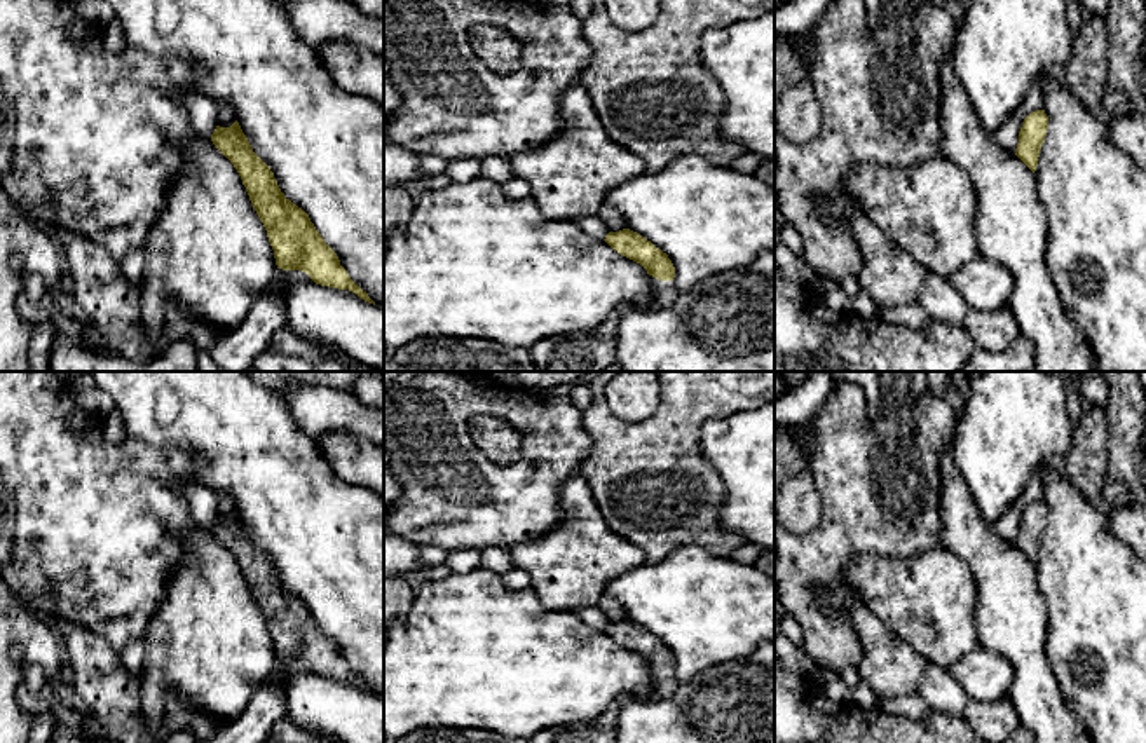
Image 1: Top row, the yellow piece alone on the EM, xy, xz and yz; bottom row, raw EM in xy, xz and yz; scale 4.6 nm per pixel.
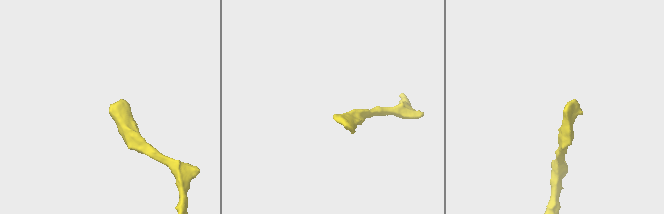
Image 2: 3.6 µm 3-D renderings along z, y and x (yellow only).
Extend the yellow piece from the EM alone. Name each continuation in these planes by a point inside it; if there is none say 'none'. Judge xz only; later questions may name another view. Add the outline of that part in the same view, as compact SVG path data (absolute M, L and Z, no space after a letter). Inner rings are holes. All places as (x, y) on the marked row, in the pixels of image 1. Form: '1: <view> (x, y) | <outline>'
1: xz (667, 292) | M659 281L645 310L661 310L672 307L679 293L680 291L673 281Z

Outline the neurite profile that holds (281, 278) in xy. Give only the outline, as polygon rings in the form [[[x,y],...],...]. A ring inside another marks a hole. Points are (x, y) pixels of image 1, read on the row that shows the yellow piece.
[[[277,269],[270,286],[281,290],[284,284],[300,284],[300,283],[314,283],[314,281],[309,277],[309,274],[302,270]]]

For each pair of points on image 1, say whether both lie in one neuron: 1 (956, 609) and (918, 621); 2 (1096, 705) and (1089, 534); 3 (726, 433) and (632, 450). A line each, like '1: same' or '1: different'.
1: same
2: same
3: different

